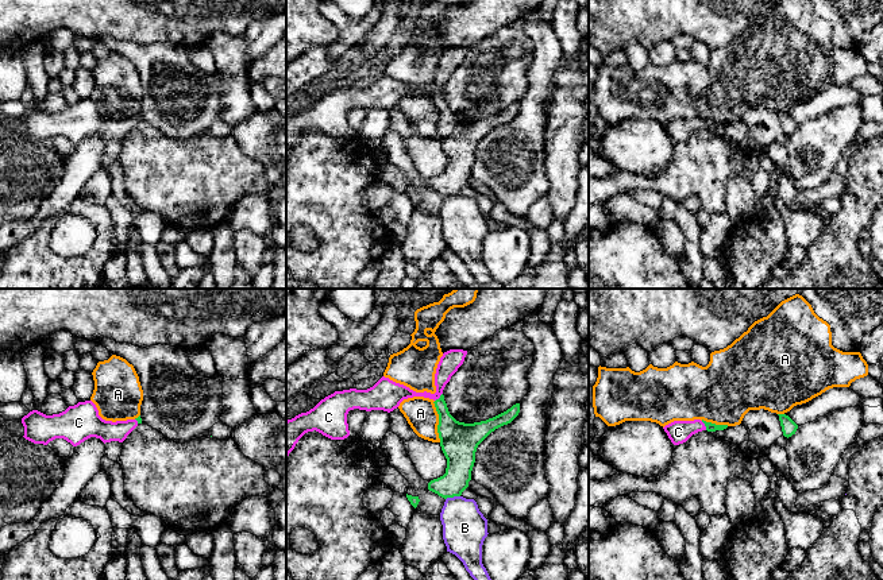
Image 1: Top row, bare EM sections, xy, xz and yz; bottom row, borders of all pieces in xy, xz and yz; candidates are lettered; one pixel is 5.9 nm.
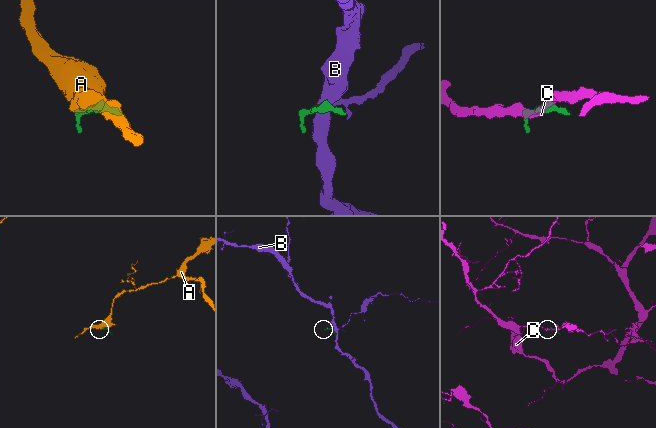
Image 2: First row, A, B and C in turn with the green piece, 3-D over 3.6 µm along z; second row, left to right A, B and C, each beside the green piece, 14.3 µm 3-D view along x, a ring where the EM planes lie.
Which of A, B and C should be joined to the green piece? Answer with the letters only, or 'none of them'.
none of them

